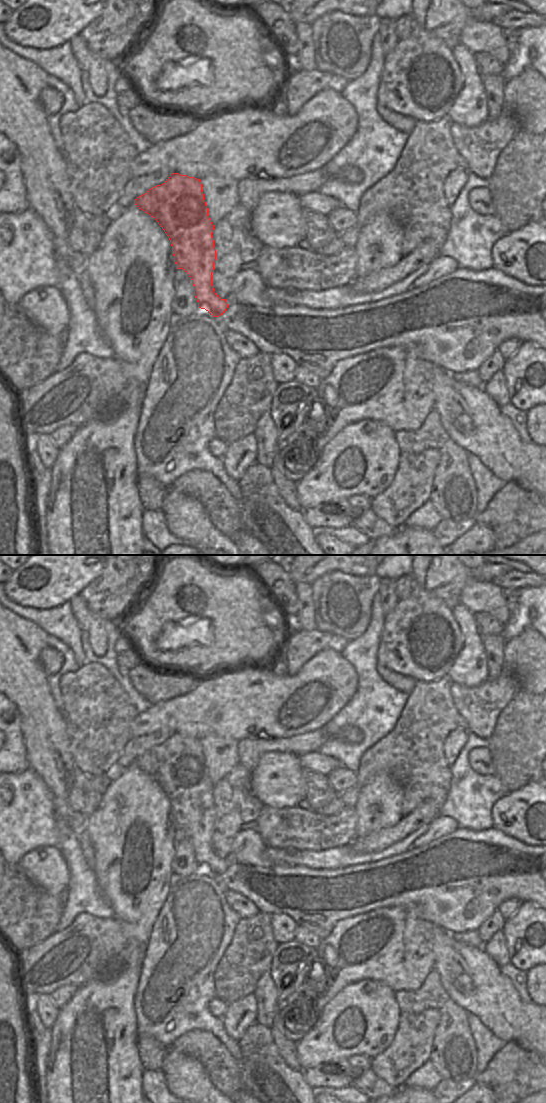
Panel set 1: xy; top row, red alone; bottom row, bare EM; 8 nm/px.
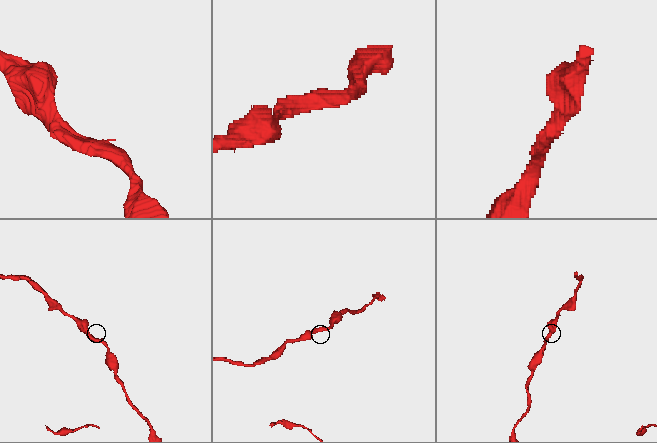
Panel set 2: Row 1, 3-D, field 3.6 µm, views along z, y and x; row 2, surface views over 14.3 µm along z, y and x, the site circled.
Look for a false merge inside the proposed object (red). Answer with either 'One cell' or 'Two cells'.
One cell.

